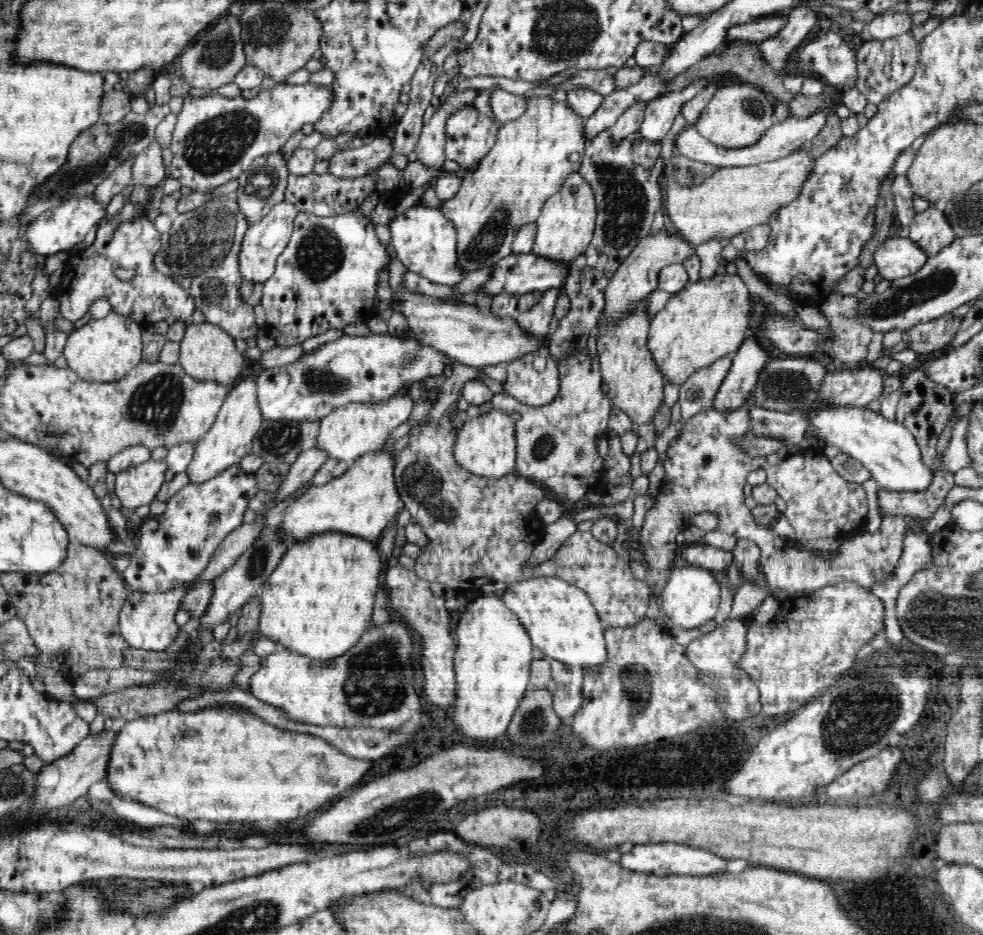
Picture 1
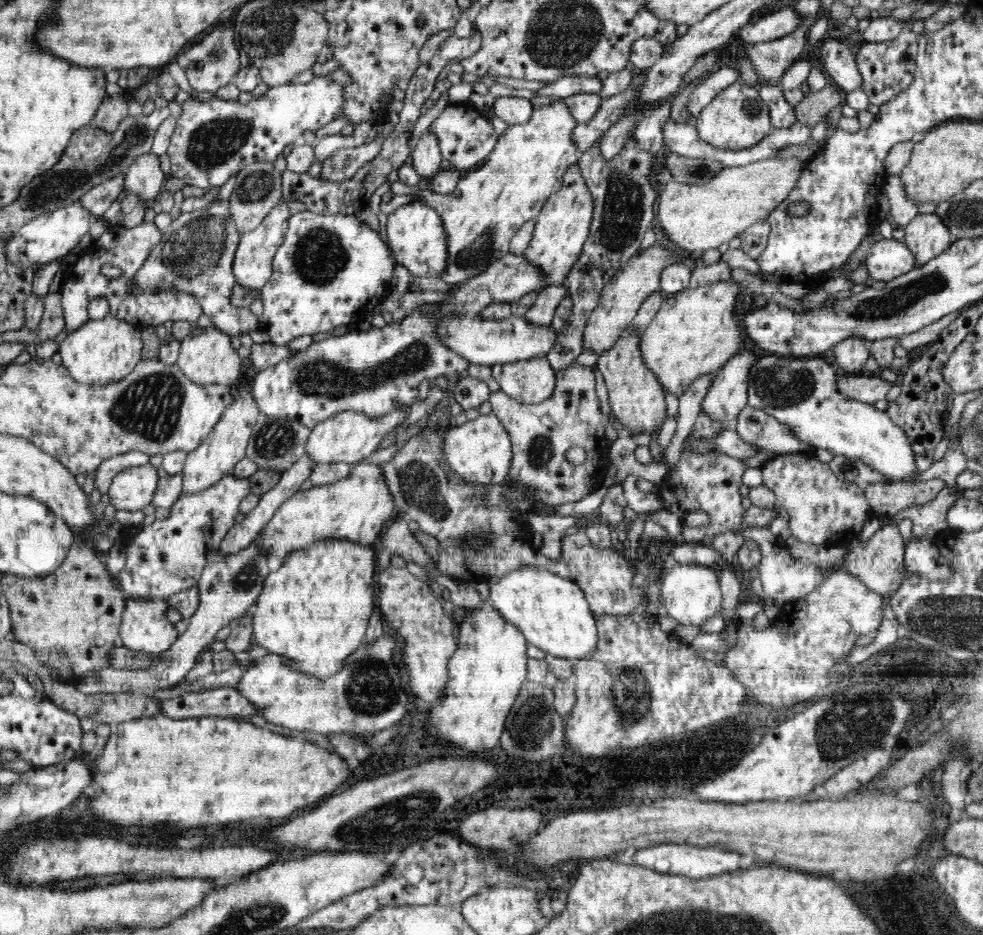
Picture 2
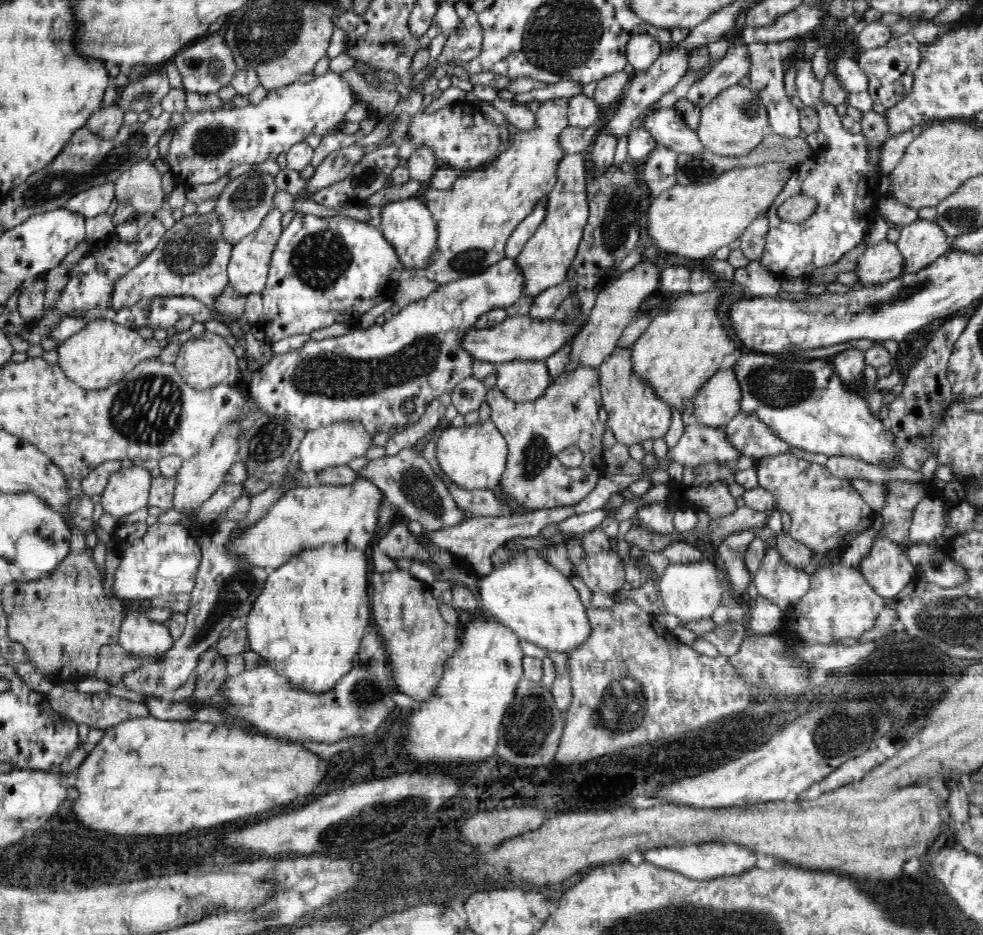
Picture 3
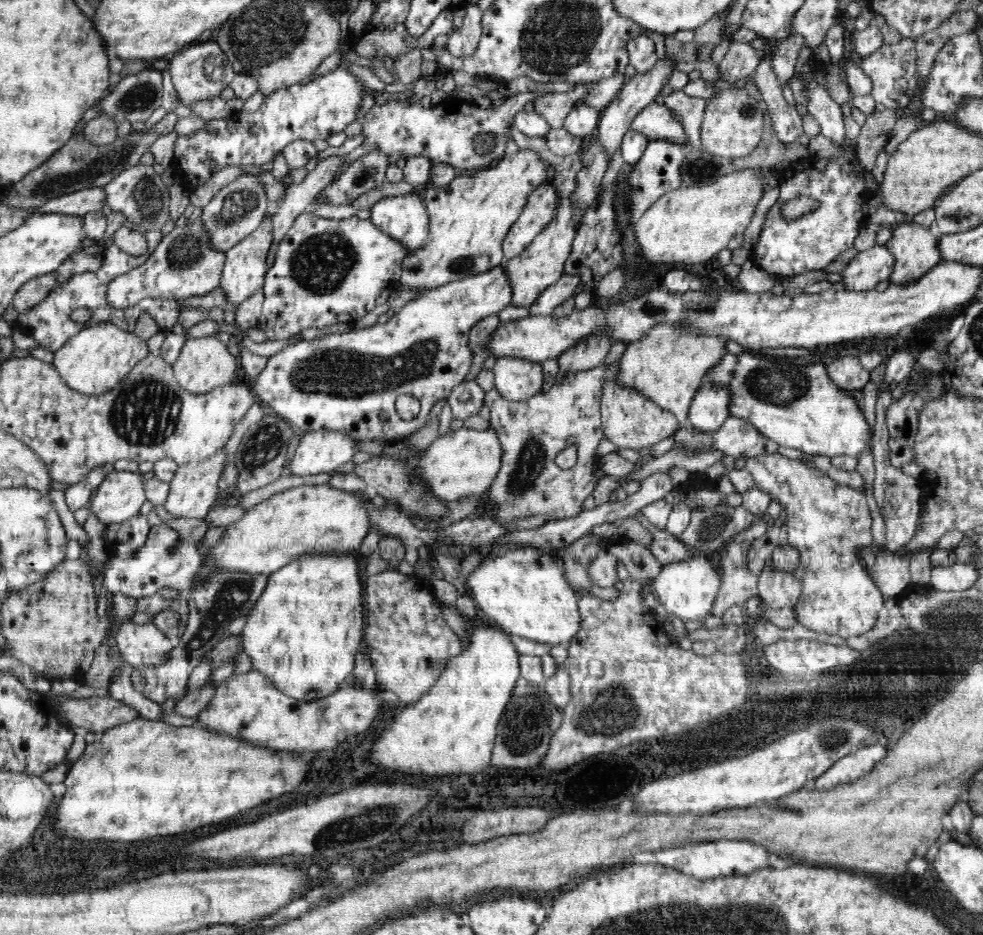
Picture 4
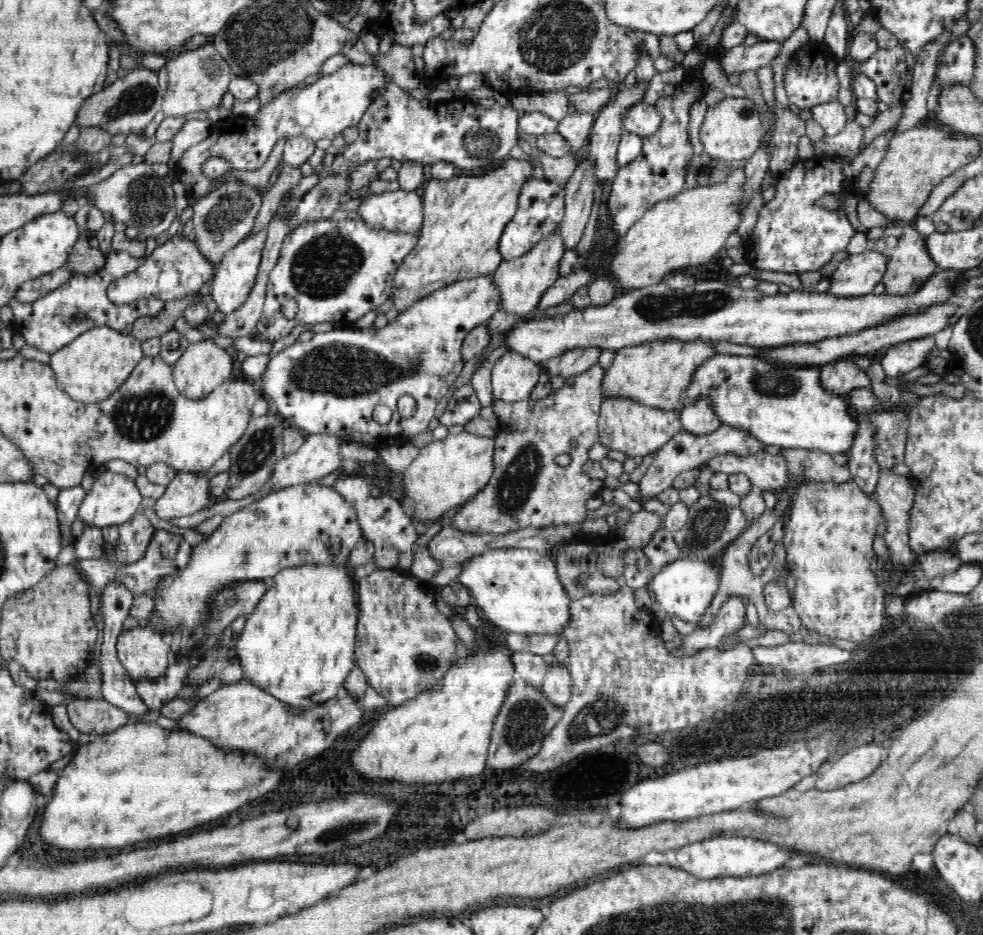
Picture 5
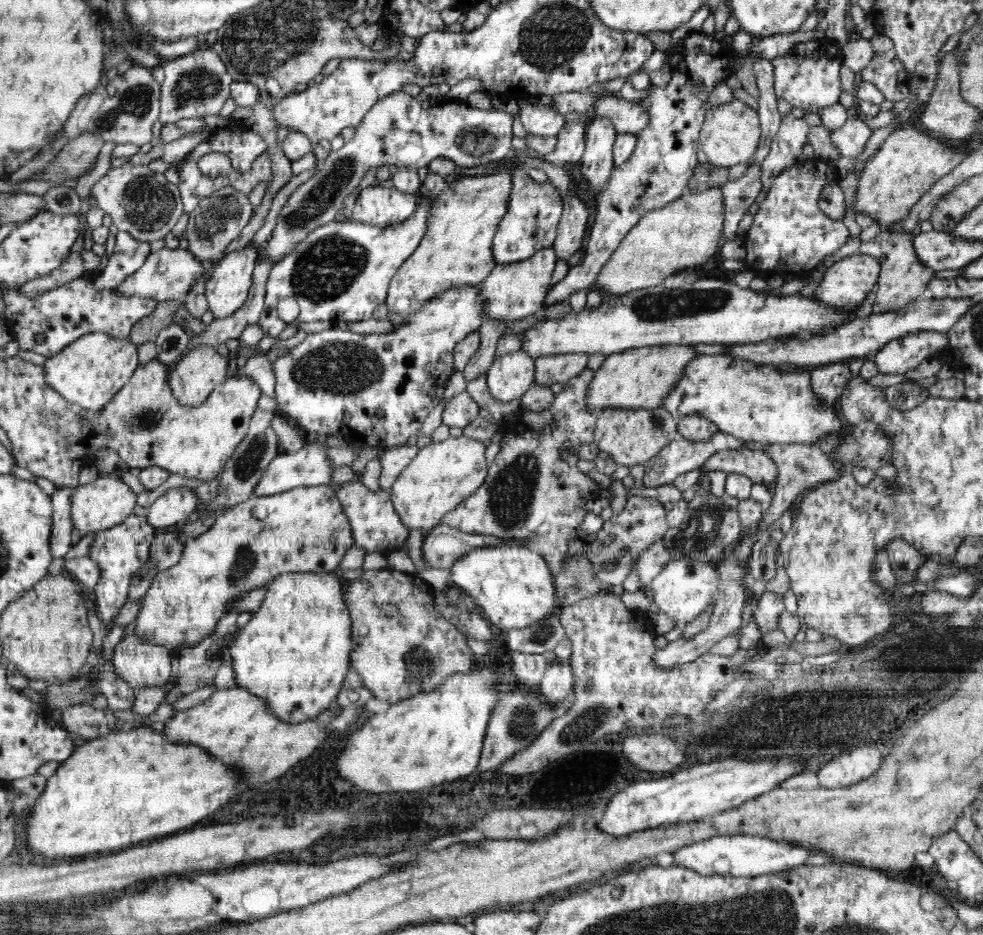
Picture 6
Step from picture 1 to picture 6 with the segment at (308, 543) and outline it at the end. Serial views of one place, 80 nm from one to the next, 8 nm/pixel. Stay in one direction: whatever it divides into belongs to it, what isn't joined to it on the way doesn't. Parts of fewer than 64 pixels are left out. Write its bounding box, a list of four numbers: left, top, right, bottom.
[228,572,351,724]

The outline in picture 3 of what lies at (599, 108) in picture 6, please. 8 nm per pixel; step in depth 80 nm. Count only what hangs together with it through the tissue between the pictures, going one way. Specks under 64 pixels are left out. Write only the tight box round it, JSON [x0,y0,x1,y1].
[642,108,705,155]

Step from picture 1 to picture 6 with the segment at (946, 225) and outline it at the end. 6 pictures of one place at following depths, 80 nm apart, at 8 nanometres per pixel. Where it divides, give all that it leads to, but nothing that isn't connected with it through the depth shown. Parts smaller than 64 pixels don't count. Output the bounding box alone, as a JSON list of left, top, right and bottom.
[861,228,935,313]

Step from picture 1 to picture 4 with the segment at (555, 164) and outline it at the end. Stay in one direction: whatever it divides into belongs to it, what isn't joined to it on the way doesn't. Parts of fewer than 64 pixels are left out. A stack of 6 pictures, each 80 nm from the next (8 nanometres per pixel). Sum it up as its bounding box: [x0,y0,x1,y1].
[399,85,590,291]

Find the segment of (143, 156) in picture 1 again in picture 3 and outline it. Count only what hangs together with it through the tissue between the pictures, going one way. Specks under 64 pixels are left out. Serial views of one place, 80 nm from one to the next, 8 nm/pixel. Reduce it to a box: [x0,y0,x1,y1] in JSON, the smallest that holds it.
[114,158,164,221]

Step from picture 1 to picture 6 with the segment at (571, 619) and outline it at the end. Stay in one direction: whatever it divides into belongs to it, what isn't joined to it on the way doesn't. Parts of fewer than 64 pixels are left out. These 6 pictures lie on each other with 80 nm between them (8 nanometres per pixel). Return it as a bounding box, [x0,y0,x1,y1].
[449,544,561,629]

